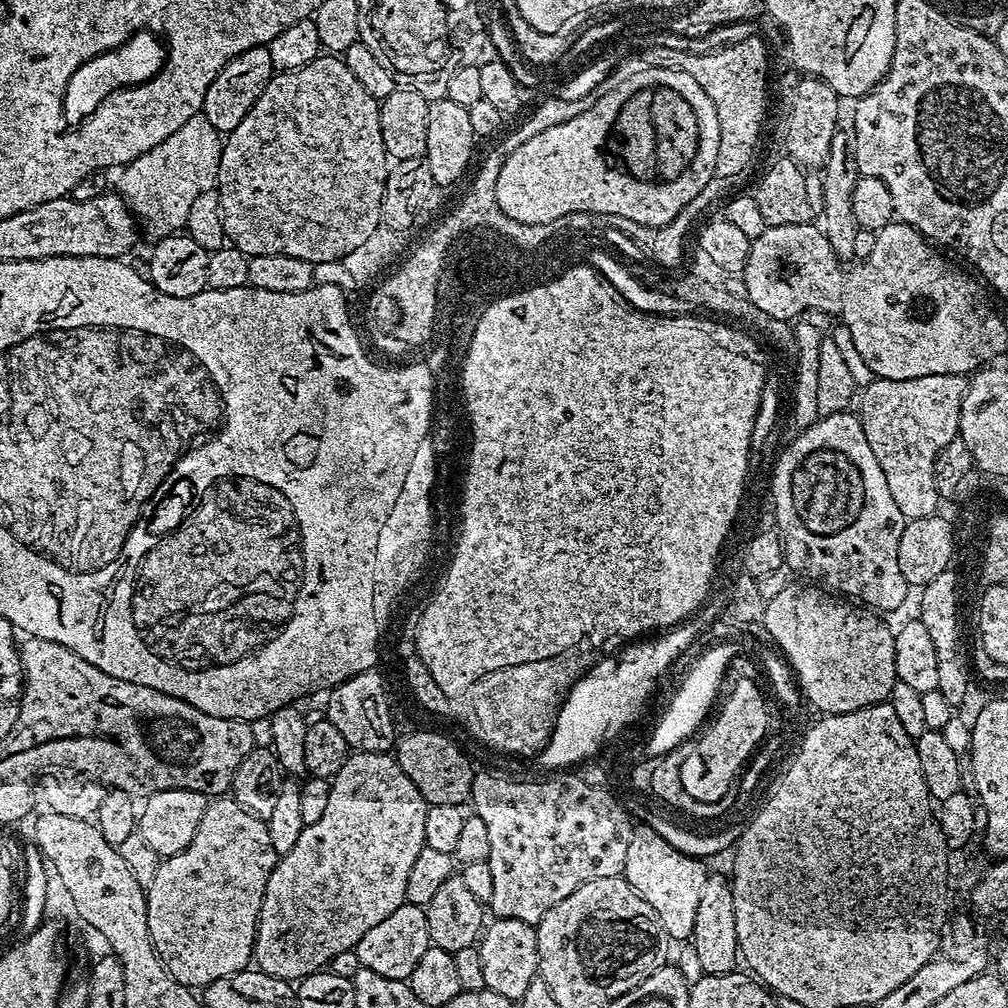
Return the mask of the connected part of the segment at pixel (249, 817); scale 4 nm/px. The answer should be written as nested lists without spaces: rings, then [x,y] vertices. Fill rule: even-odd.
[[[234,798],[209,799],[190,846],[184,852],[161,859],[153,881],[146,887],[152,945],[175,980],[190,989],[203,990],[214,978],[243,972],[253,963],[262,898],[277,859],[274,846],[270,846],[268,825],[261,817],[247,812]]]

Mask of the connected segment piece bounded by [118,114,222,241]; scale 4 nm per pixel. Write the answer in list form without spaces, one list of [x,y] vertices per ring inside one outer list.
[[[201,114],[178,126],[170,138],[162,138],[154,150],[146,150],[146,154],[119,169],[119,195],[128,201],[138,217],[143,235],[145,232],[153,241],[158,241],[163,236],[177,235],[187,225],[194,198],[216,186],[221,147],[221,132]]]

